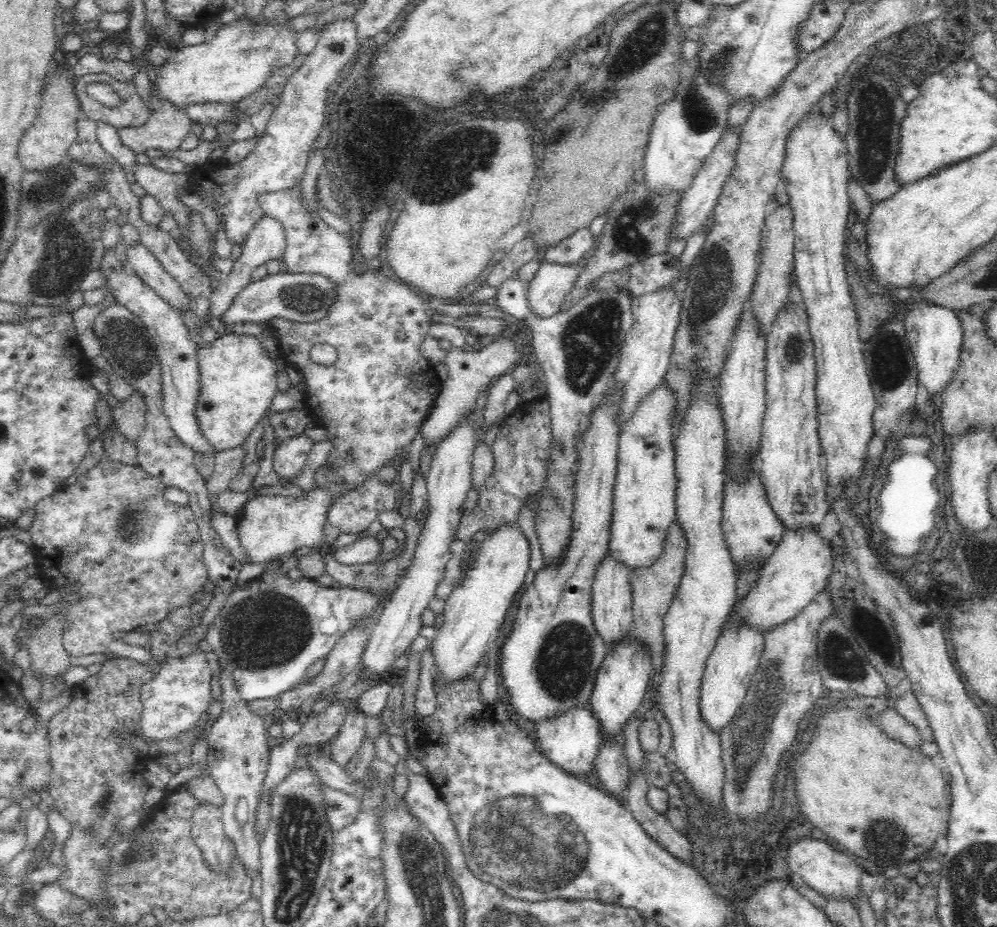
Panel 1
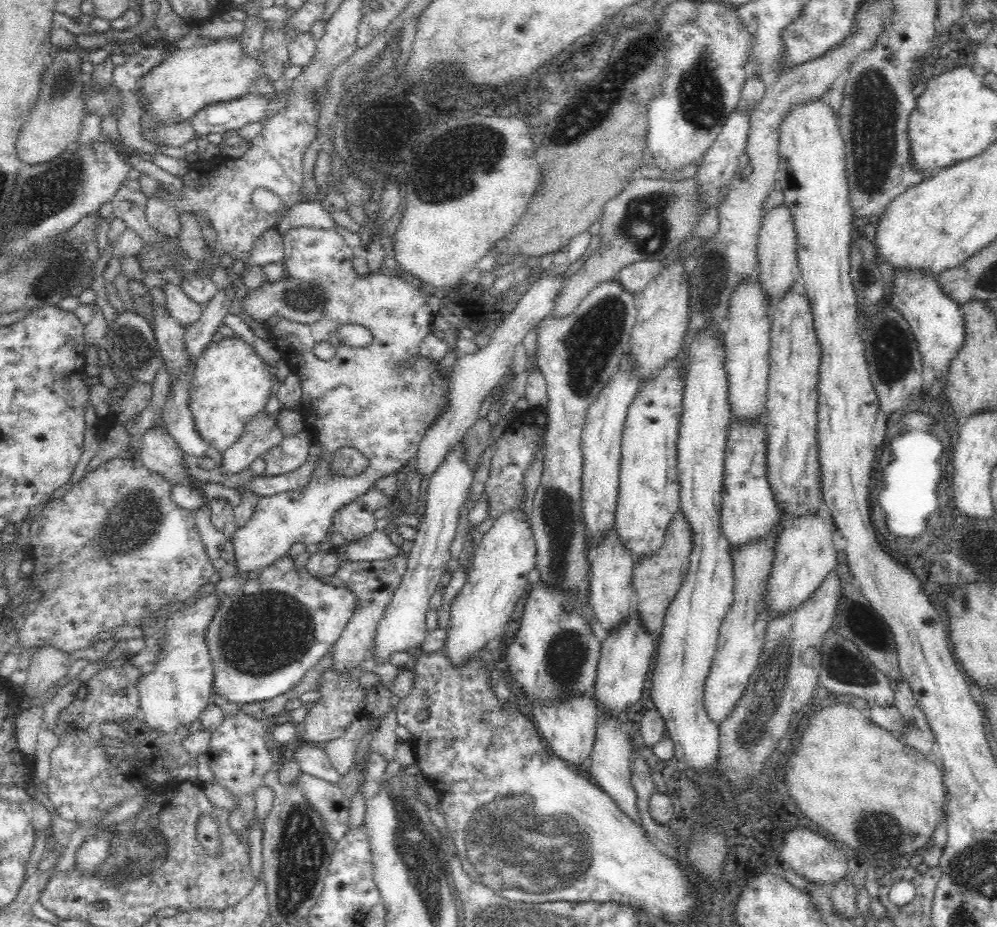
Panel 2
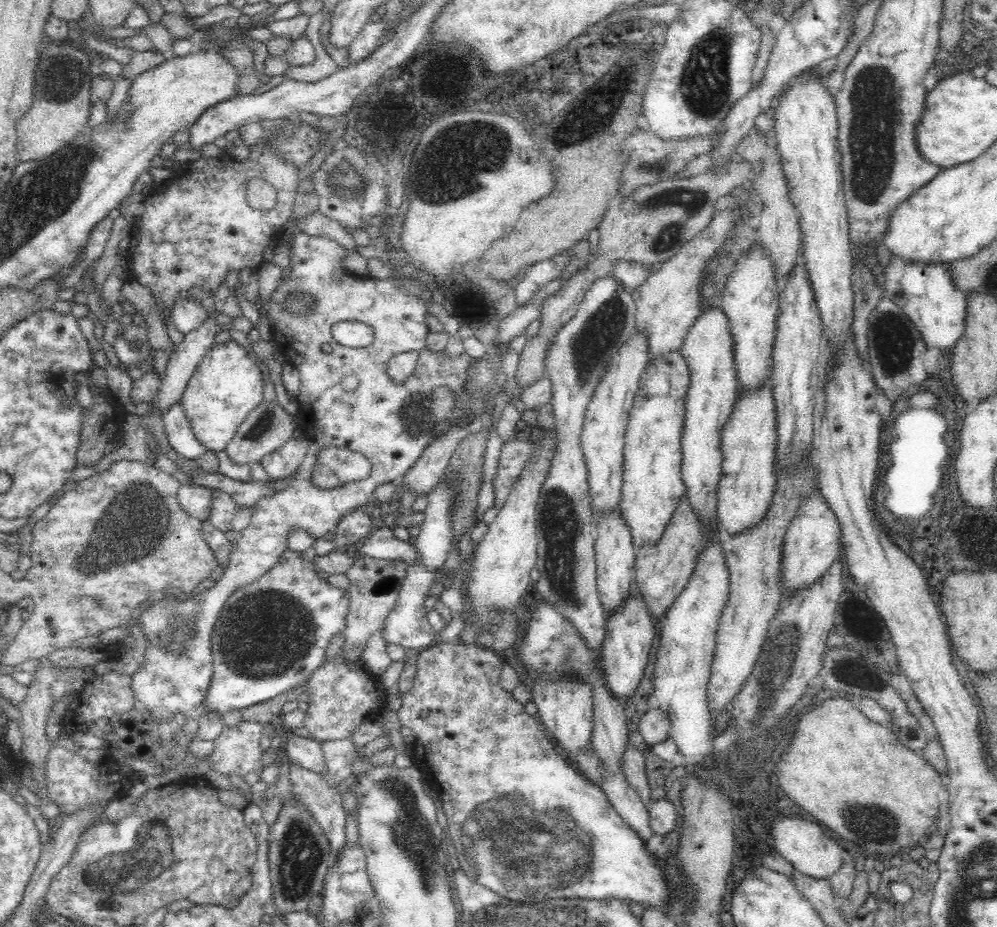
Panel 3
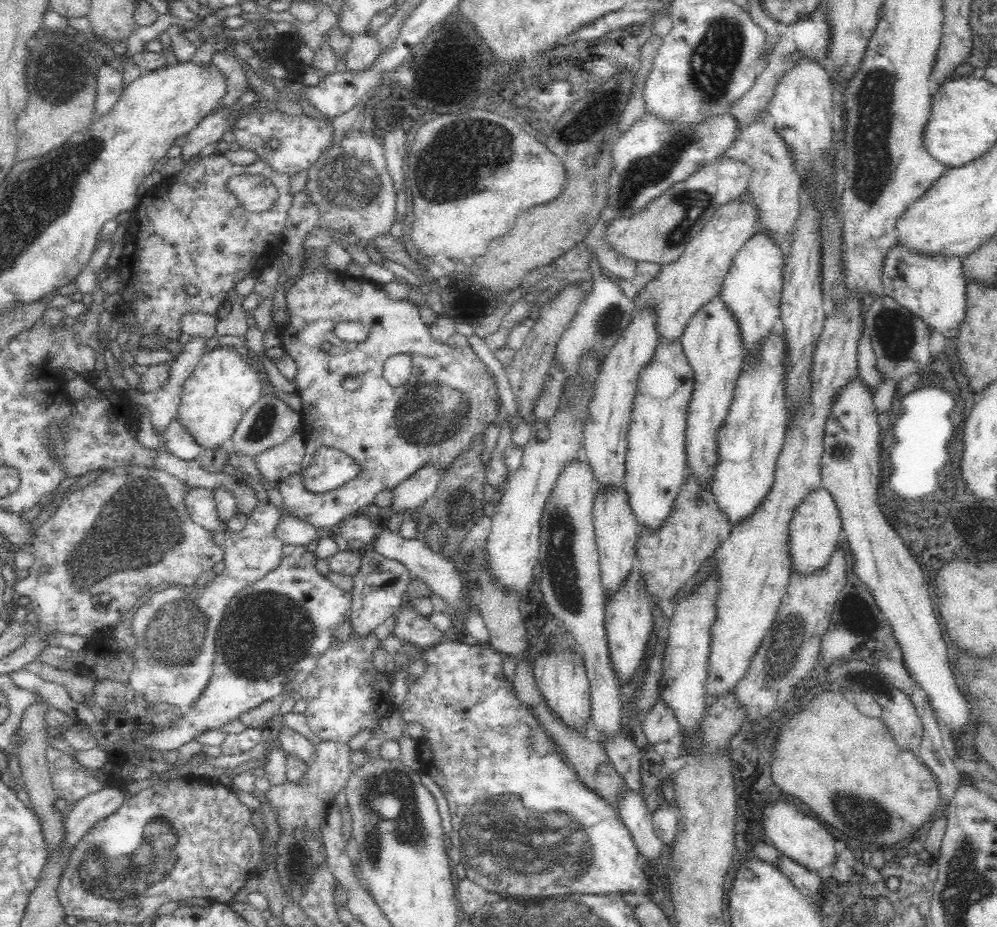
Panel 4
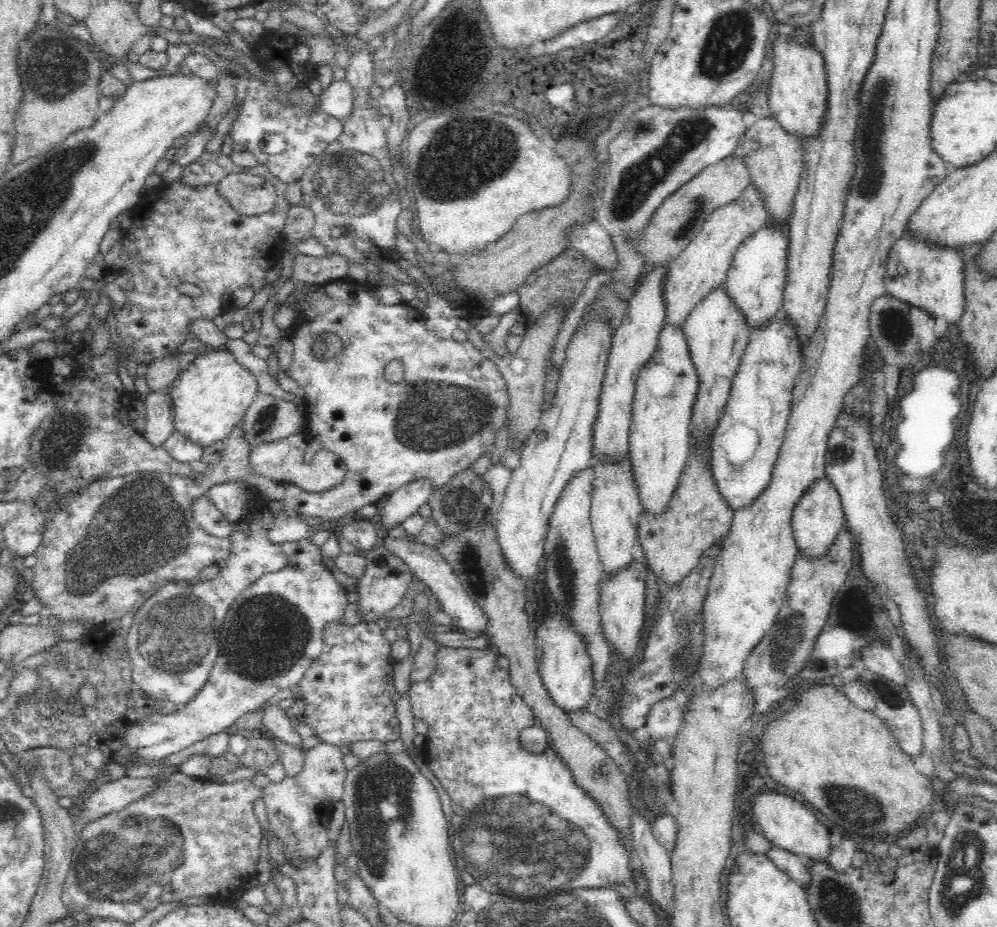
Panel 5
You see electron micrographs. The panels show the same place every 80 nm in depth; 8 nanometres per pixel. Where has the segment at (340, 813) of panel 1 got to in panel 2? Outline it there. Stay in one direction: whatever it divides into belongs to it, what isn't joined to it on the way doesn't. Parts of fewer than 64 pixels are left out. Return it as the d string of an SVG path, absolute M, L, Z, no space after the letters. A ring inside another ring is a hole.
M300 773L295 781L308 802L320 813L329 835L336 841L348 830L351 798L336 785L329 784L305 773Z

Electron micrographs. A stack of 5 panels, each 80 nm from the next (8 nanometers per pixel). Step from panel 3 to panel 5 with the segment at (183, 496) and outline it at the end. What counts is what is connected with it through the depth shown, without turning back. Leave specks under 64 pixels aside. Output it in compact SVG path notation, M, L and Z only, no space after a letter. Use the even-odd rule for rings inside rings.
M206 495L195 498L192 507L193 520L208 535L225 538L233 532L233 524L224 519L216 505Z

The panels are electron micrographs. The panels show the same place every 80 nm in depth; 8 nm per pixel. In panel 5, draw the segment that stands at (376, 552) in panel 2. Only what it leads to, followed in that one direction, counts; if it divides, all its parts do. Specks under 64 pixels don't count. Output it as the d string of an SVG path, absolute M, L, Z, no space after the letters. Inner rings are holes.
M386 536L382 542L382 547L386 547L391 554L398 556L412 572L412 575L424 582L433 594L436 595L439 604L448 616L451 616L452 627L461 632L478 635L480 631L485 632L488 626L488 619L484 615L482 608L478 606L463 587L458 576L452 571L452 566L431 546L425 546L420 542Z

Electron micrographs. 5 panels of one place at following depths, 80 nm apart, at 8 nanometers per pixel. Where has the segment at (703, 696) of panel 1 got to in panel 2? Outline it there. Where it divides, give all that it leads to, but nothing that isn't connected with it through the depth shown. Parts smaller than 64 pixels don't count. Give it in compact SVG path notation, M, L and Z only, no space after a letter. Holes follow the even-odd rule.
M768 536L756 544L748 544L731 551L734 562L734 600L720 626L716 652L710 662L708 676L704 684L704 711L710 720L718 726L734 710L743 692L748 686L750 677L759 663L765 644L768 609L762 603L764 584L773 568L774 546L777 539Z

